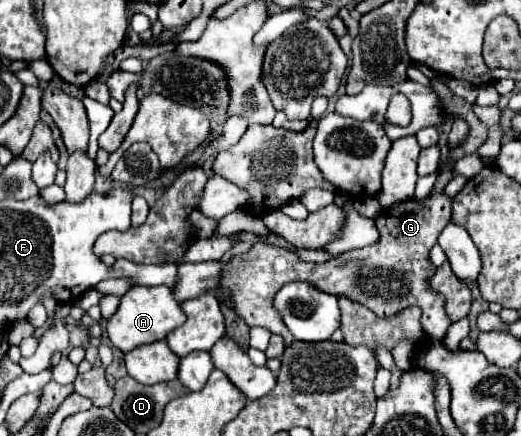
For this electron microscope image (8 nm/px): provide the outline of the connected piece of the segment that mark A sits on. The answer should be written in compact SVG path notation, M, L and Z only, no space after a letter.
M135 285L121 297L119 309L107 323L107 333L111 343L123 353L127 353L127 351L133 351L135 347L165 339L173 329L181 327L183 323L185 323L185 313L181 311L179 301L173 297L173 291L169 287Z

